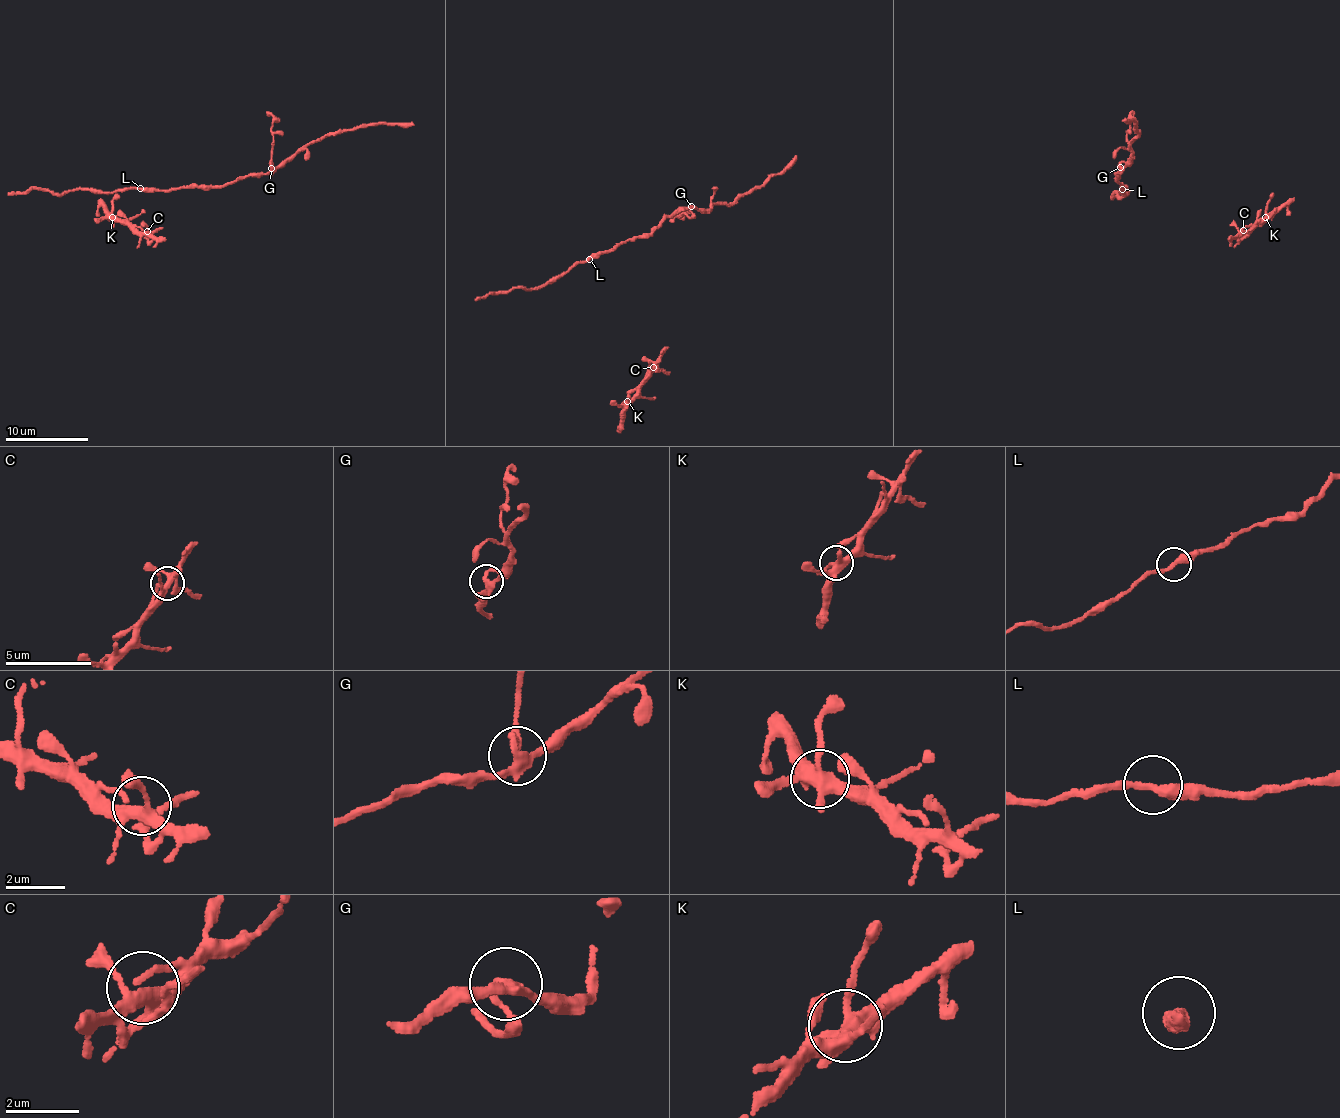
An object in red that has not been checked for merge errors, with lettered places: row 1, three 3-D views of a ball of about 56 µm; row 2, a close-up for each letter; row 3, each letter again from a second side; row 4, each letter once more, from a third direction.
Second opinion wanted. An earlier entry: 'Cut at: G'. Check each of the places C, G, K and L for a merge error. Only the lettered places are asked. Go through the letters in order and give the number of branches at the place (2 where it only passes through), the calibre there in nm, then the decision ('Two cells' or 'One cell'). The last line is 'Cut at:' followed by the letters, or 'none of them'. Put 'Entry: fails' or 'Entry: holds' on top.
Entry: holds
C: Branches: 5. Thickness 320 nm. One cell
G: Branches: 3. Thickness 240 nm. Two cells
K: Branches: 5. Thickness 400 nm. One cell
L: Branches: 2. Thickness 320 nm. One cell
Cut at: G

